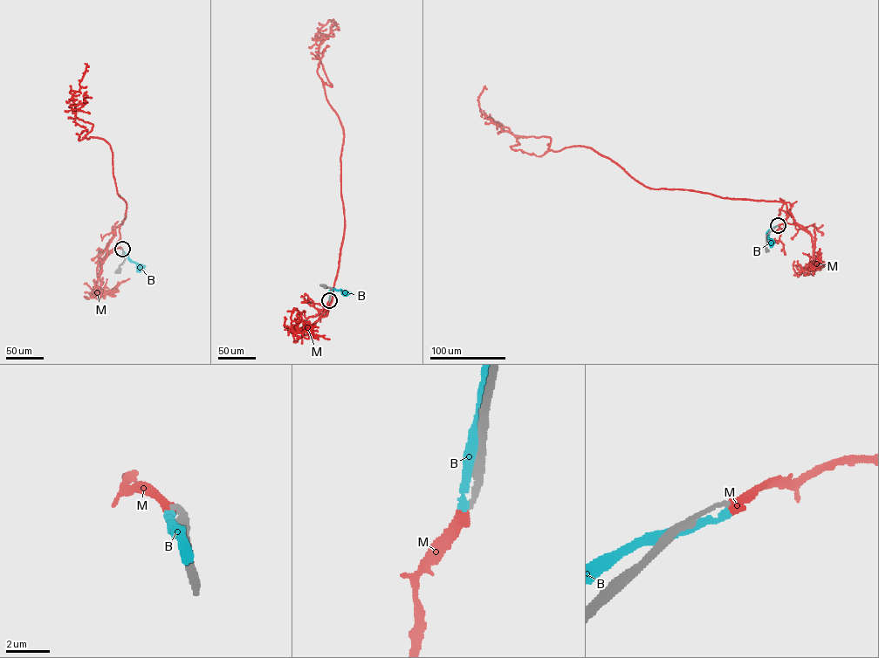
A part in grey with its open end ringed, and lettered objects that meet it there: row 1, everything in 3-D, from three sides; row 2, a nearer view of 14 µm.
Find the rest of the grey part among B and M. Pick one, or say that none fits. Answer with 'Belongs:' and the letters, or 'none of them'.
Belongs: M

